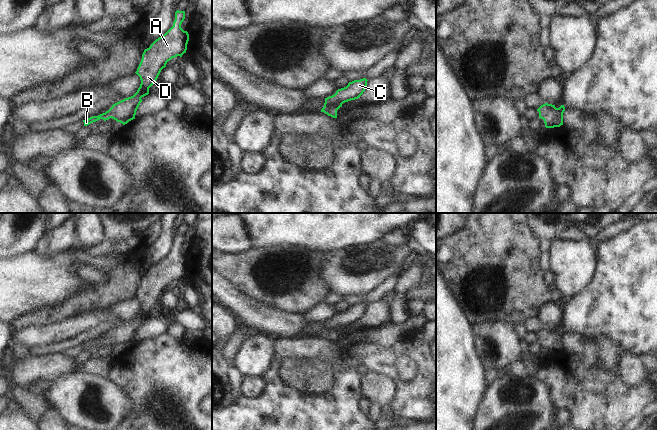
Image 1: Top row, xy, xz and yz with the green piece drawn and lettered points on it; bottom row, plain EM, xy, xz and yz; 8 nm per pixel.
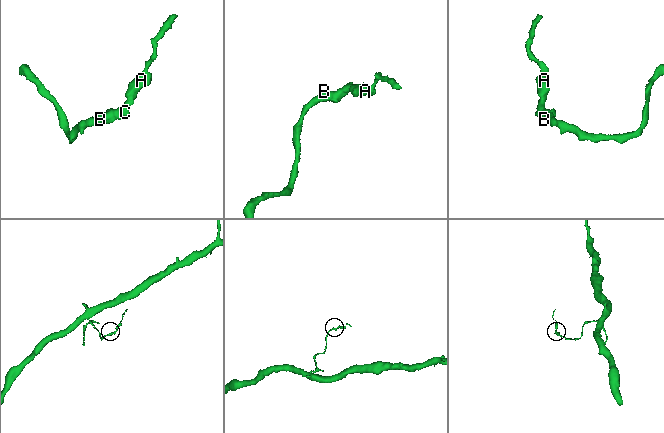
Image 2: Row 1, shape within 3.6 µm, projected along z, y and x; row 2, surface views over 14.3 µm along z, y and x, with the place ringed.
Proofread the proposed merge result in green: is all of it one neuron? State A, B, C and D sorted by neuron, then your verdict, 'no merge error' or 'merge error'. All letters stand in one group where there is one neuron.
groups A B C D; no merge error

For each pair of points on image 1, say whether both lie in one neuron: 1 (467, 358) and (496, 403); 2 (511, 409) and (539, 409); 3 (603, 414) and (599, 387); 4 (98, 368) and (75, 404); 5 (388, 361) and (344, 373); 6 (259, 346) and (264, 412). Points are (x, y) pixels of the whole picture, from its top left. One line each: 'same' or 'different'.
1: different
2: same
3: same
4: different
5: different
6: different

